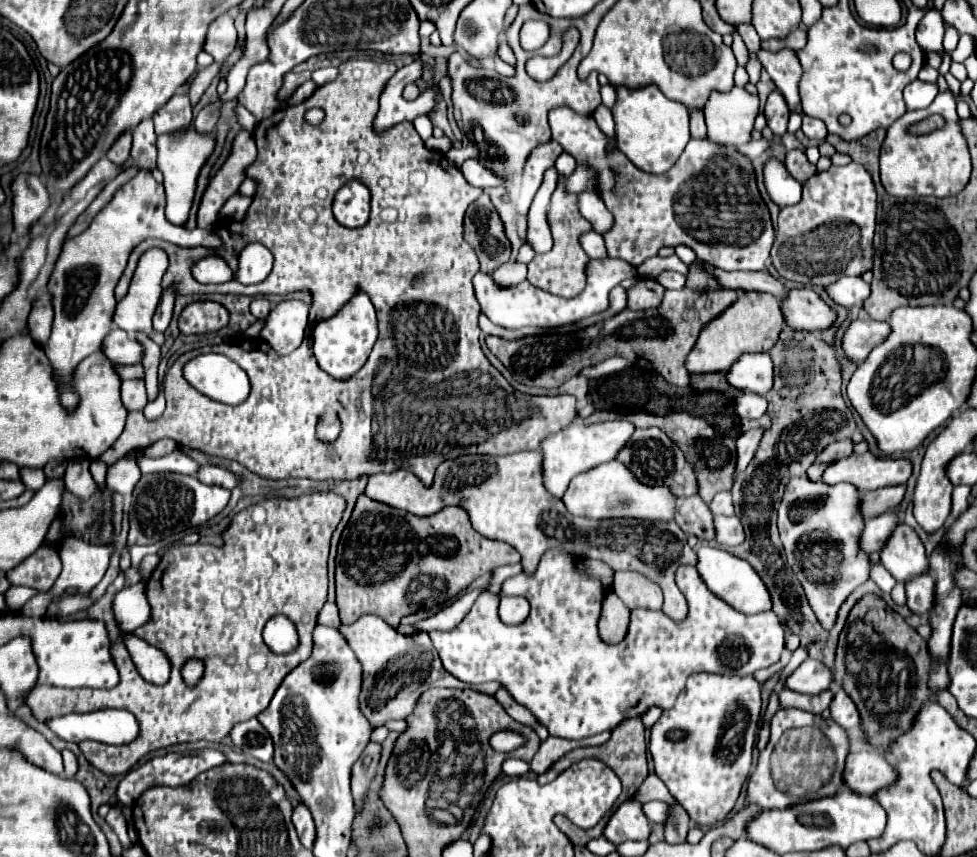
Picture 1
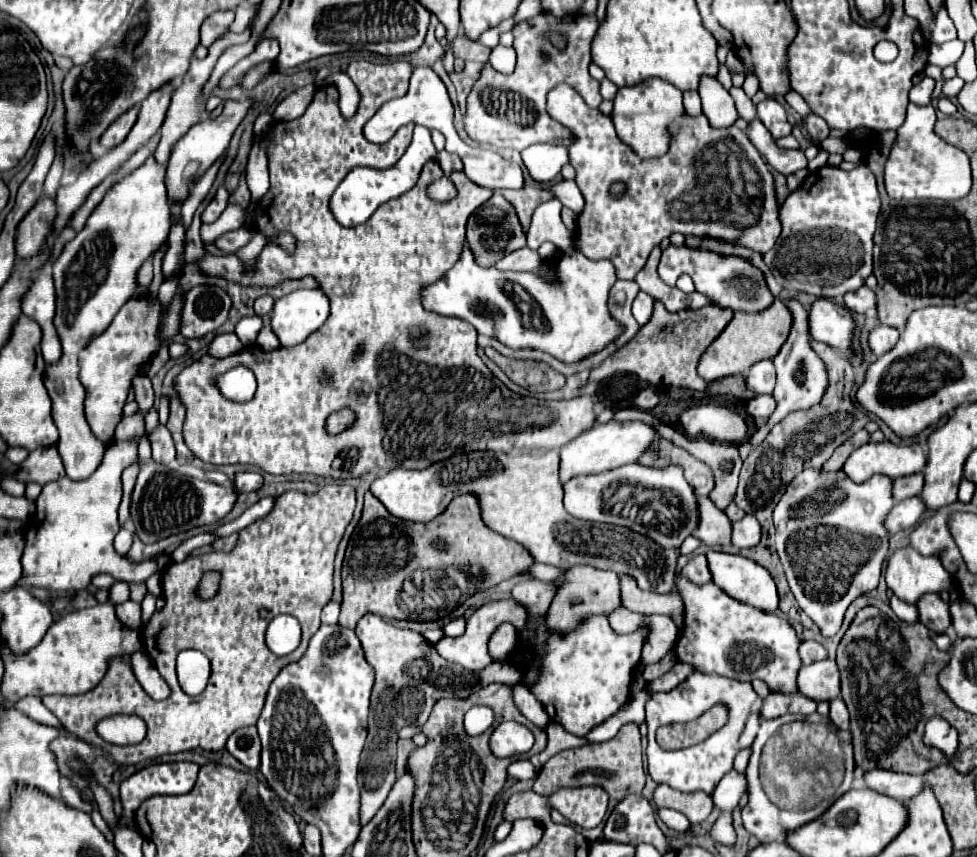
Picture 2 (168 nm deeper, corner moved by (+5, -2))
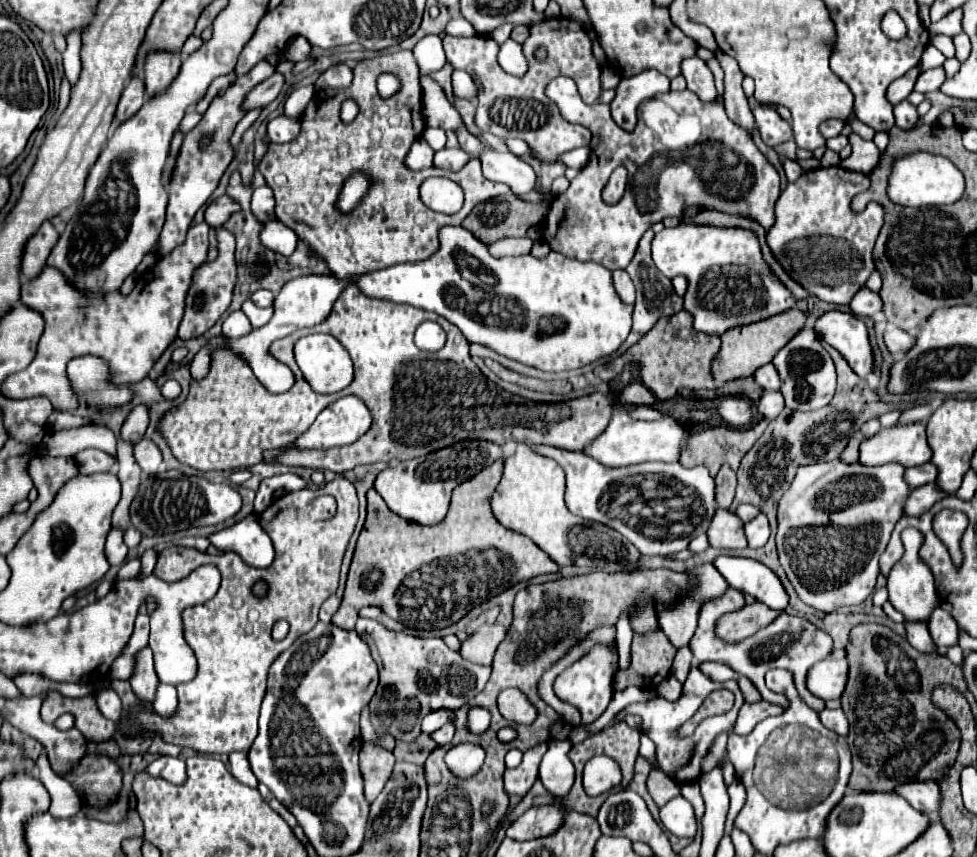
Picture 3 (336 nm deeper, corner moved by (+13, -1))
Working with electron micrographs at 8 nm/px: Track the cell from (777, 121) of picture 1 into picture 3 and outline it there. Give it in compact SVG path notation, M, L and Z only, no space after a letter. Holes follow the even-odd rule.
M758 106L758 108L754 108L754 118L756 118L756 126L760 130L764 144L778 146L782 142L792 140L792 126L780 118L776 108Z

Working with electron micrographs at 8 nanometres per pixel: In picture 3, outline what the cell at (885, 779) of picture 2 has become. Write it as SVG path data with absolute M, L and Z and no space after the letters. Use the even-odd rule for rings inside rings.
M928 780L928 782L910 782L910 784L900 786L896 790L896 794L904 796L912 804L912 808L916 808L918 812L928 814L934 820L940 818L938 808L942 804L942 792L940 792L936 782L932 782L932 780Z

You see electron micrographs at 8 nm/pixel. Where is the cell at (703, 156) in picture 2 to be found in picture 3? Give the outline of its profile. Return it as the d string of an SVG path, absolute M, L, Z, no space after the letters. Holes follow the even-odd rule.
M568 76L554 78L546 88L546 96L558 104L568 122L584 124L594 134L602 136L602 144L592 150L590 162L570 182L570 188L558 194L550 204L542 226L542 238L548 242L550 250L576 260L598 262L608 270L626 268L638 248L638 240L654 222L666 216L680 218L686 206L698 202L704 208L750 216L766 230L774 224L780 174L758 150L752 136L728 120L720 98L702 102L688 88L668 90L644 100L634 132L626 132L614 124L610 104L584 104L574 80ZM616 162L628 168L628 184L618 204L606 204L602 190Z

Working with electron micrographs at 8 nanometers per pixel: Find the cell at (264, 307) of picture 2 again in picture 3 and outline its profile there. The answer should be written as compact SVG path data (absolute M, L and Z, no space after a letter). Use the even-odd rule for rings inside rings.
M256 290L250 298L252 298L252 302L254 302L256 306L260 306L260 308L272 306L272 302L274 302L274 294L272 294L270 290Z

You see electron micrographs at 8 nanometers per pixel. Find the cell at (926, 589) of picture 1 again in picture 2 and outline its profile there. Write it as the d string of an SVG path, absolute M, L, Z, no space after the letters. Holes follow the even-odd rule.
M926 593L922 601L918 601L918 621L924 623L932 633L944 633L952 621L948 613L948 603L940 599L936 593Z

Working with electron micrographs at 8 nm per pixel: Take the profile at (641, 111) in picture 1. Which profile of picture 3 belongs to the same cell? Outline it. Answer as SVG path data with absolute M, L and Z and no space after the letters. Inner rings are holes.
M652 68L640 72L638 76L622 78L616 88L616 98L612 100L612 118L624 130L634 130L638 122L638 104L656 96L658 92L670 90L670 78L654 72Z

